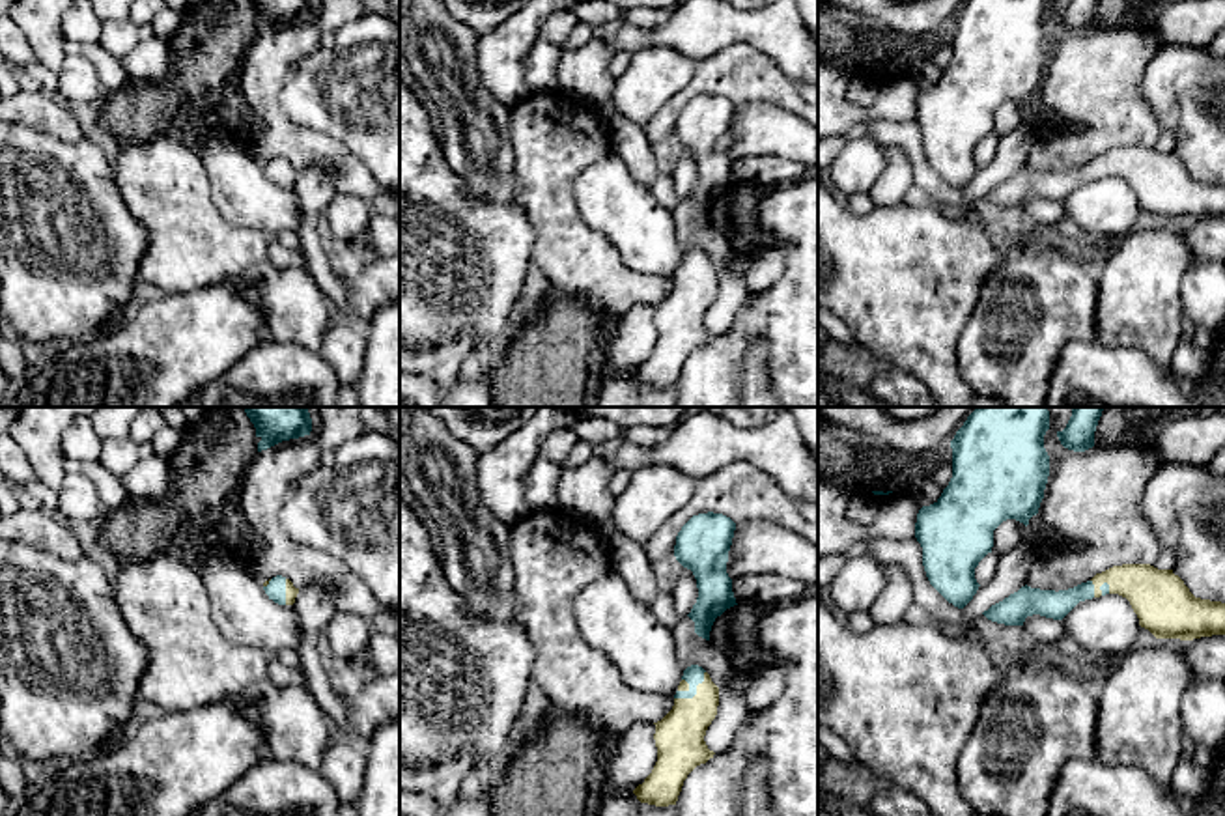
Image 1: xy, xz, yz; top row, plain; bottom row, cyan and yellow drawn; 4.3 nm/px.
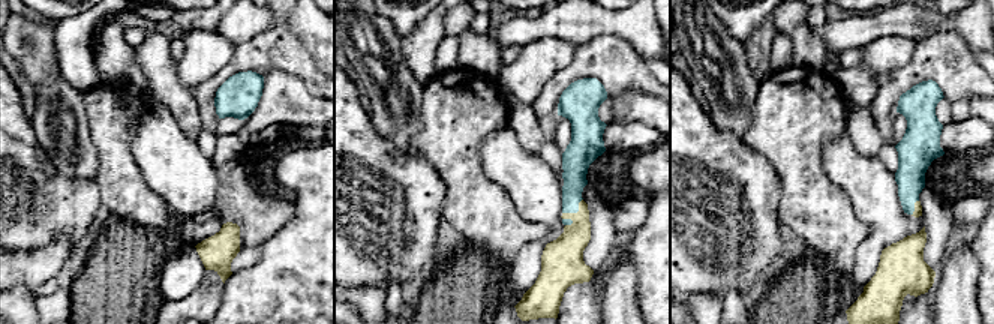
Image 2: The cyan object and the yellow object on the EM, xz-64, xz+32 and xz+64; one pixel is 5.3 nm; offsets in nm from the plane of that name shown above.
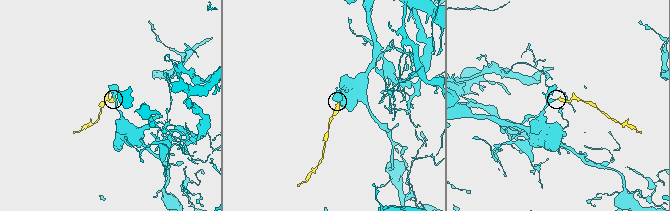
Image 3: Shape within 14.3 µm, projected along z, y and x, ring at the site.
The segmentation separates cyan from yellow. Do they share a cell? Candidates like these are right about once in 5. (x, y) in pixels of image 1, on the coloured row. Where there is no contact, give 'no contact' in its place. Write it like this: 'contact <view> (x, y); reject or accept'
contact xz (695, 693); accept

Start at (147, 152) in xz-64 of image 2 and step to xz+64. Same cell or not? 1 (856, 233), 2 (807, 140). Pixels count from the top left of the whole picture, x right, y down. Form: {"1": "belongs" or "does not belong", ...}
{"1": "does not belong", "2": "does not belong"}

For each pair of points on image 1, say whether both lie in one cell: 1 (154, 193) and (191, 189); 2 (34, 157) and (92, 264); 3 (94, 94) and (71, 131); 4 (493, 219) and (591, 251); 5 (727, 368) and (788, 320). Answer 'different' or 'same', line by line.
1: same
2: same
3: different
4: different
5: same

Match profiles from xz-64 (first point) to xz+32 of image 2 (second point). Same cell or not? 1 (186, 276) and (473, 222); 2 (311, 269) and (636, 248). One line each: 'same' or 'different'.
1: different
2: same

